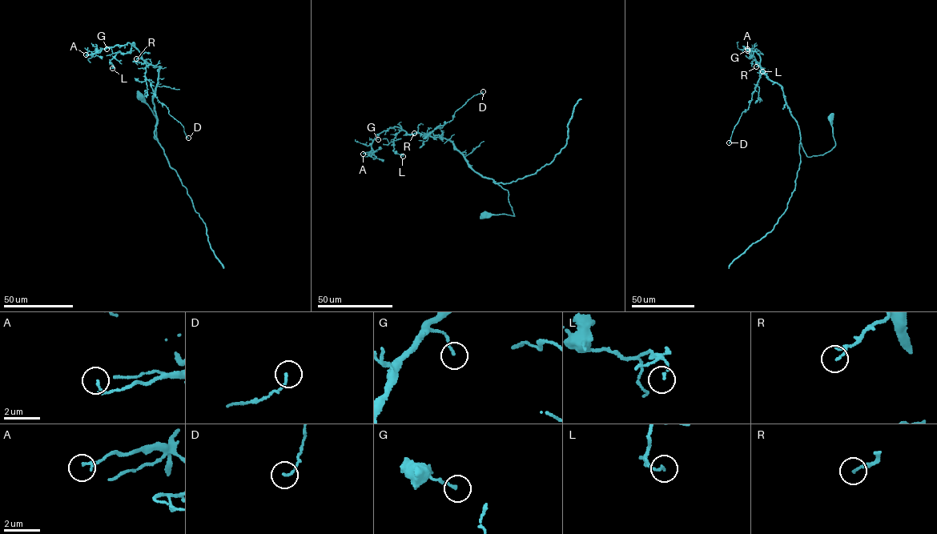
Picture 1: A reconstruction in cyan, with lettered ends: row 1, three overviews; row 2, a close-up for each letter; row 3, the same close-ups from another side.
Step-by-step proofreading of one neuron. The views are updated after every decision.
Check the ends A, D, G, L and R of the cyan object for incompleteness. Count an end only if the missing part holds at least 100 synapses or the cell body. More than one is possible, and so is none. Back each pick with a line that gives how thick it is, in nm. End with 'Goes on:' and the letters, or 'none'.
Goes on: none

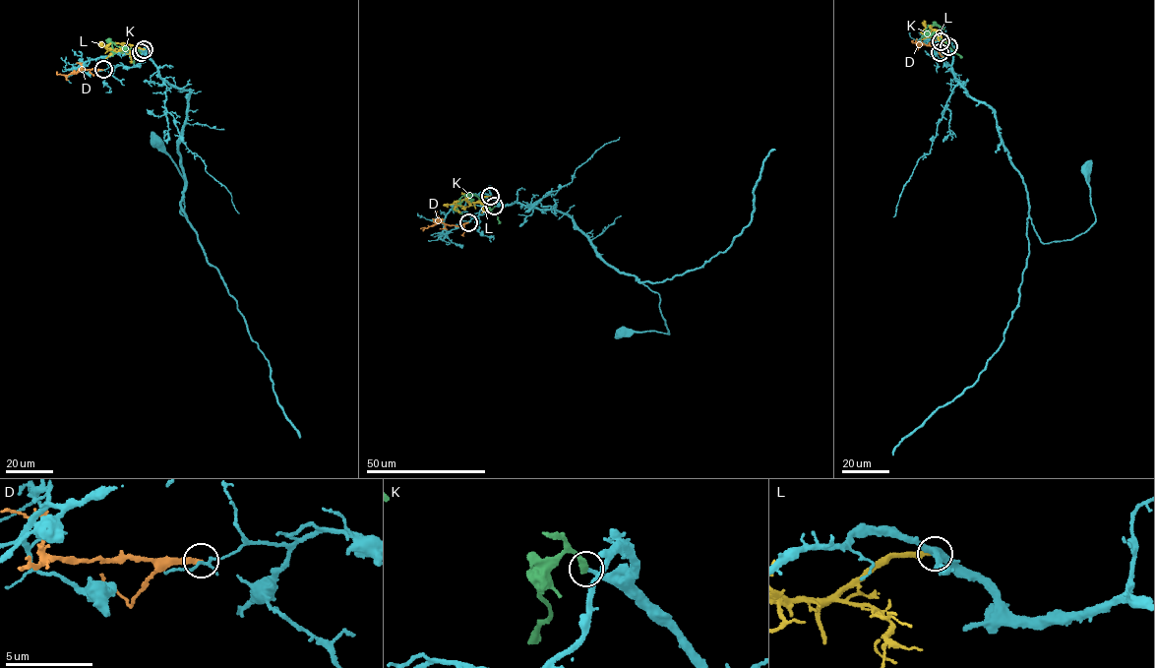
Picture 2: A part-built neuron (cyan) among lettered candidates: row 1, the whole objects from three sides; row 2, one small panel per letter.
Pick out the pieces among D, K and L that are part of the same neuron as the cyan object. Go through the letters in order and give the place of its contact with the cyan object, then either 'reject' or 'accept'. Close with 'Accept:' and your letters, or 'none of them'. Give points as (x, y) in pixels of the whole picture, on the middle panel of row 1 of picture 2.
D: meets cyan at (468, 222); reject
K: meets cyan at (494, 206); reject
L: meets cyan at (490, 196); reject
Accept: none of them

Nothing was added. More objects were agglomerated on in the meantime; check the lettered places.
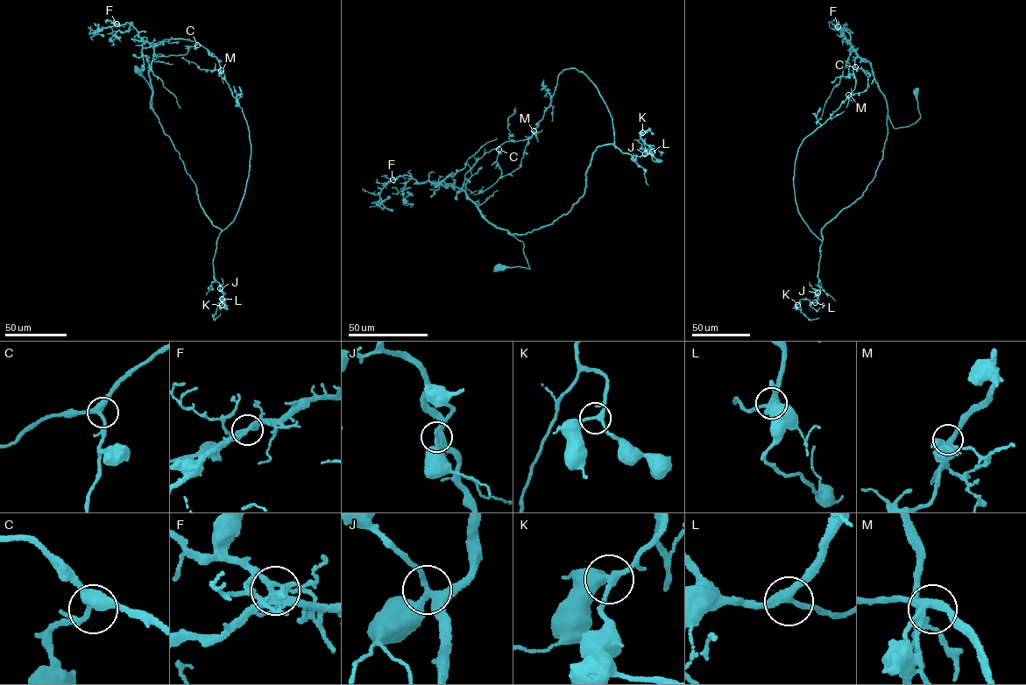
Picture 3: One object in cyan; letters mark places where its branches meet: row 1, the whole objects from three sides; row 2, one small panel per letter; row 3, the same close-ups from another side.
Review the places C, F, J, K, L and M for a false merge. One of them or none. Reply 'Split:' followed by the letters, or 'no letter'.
Split: no letter

